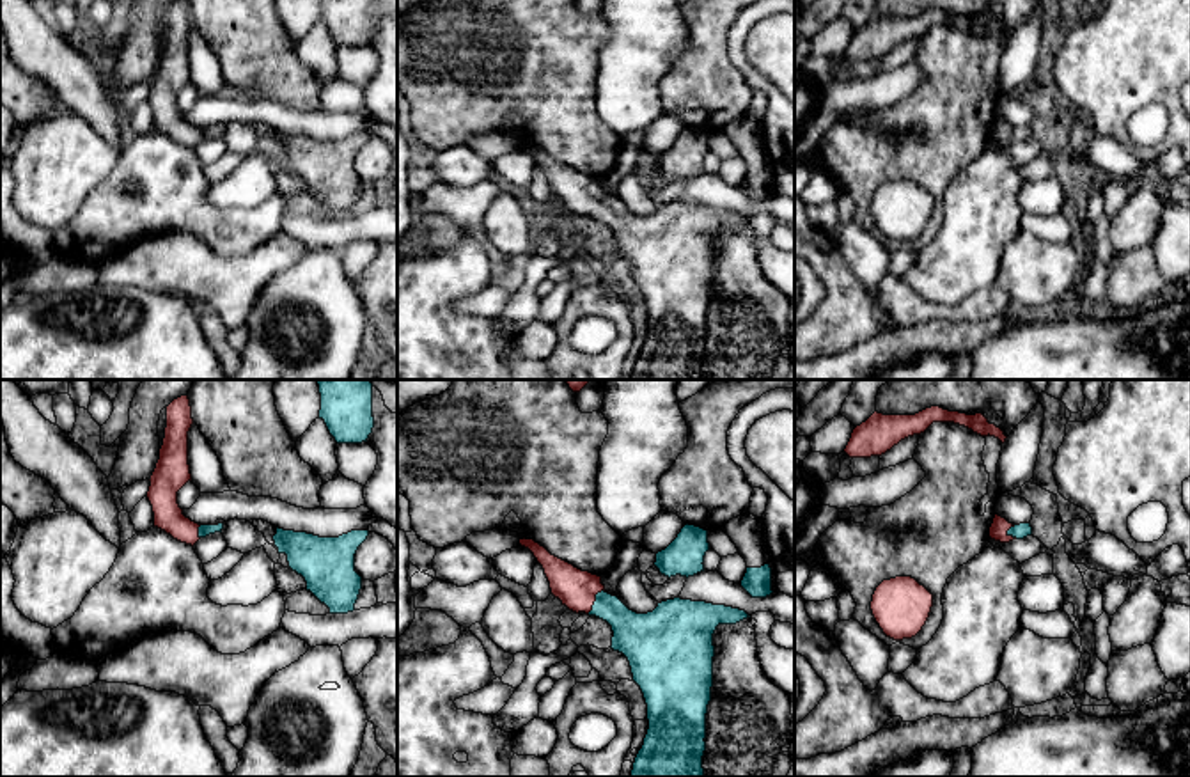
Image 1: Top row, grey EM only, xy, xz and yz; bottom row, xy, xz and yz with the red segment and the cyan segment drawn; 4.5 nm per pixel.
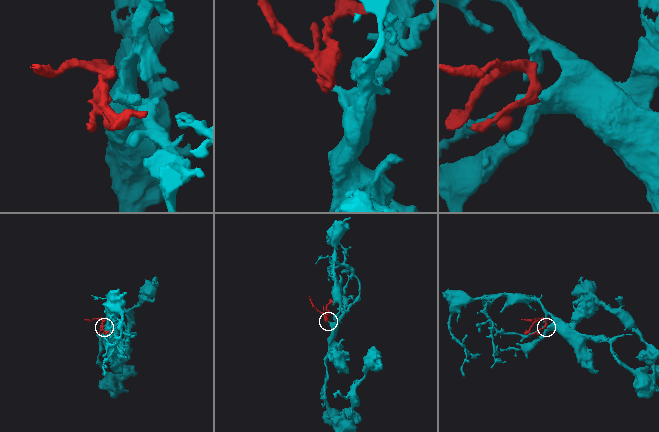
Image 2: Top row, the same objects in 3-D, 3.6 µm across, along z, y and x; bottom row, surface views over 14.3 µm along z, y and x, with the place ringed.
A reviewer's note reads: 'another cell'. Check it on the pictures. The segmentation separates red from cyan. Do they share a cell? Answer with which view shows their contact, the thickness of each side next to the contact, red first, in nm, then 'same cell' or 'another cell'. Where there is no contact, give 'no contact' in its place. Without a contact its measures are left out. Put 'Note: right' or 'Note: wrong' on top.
Note: wrong
contact in xz; calibres 180 and 200 nm; same cell

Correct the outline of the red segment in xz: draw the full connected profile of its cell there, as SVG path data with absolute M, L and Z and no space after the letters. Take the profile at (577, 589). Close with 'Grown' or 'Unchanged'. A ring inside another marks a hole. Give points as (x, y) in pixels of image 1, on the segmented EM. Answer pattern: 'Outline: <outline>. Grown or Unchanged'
Outline: M520 539L543 566L552 594L573 612L585 612L612 626L612 649L622 653L631 667L633 681L640 687L649 729L638 750L631 777L704 777L706 713L713 687L713 633L718 624L736 624L750 617L745 610L692 600L667 600L653 612L637 614L617 596L605 591L601 577L582 571L552 555L534 539Z. Grown

